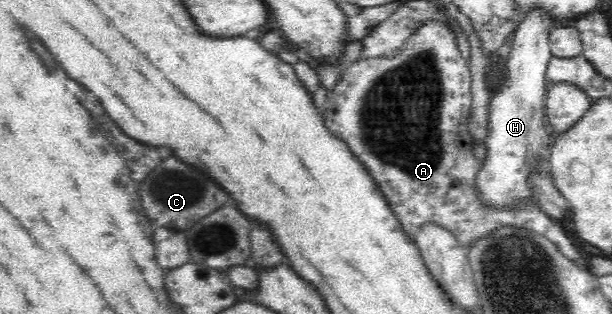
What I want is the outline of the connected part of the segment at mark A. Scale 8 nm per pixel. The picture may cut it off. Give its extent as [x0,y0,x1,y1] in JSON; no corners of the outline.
[323,18,585,264]

